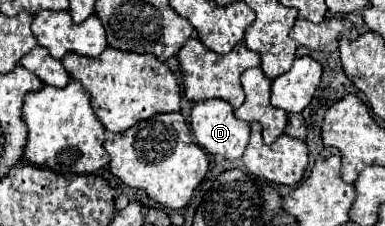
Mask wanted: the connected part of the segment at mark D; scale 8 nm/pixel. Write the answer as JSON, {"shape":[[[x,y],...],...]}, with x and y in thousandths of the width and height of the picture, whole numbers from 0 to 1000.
{"shape":[[[530,438],[509,447],[494,500],[494,562],[509,606],[509,633],[535,659],[545,686],[577,686],[582,704],[623,704],[649,597],[649,553],[629,527],[613,527],[608,473],[597,456],[577,456],[577,438]]]}

